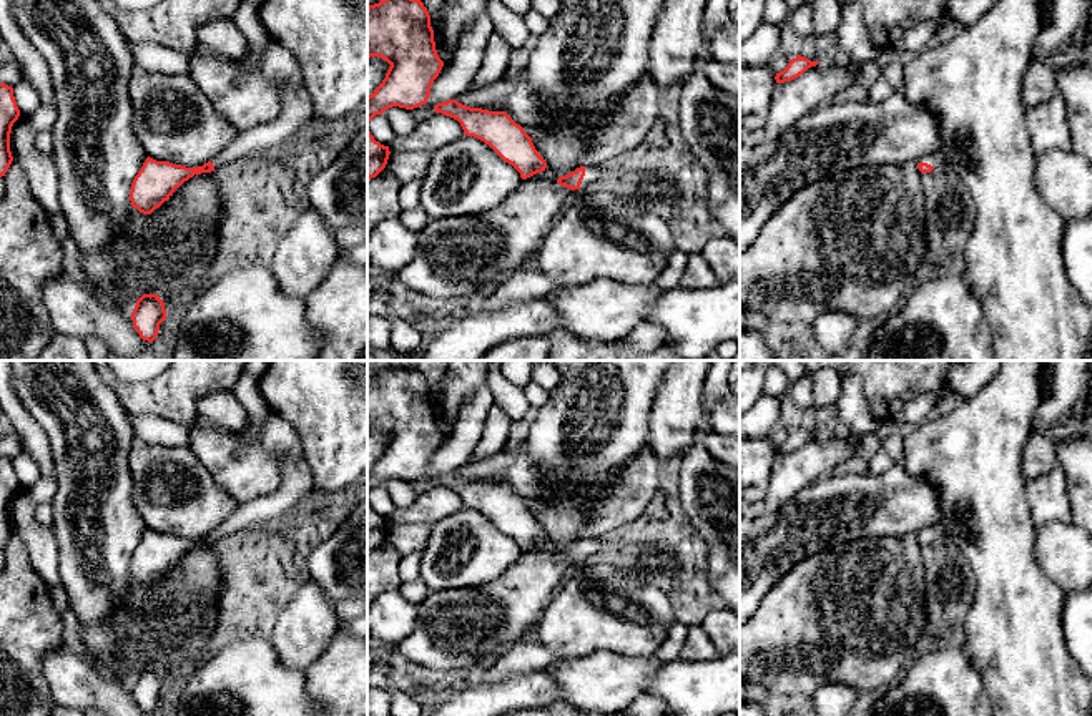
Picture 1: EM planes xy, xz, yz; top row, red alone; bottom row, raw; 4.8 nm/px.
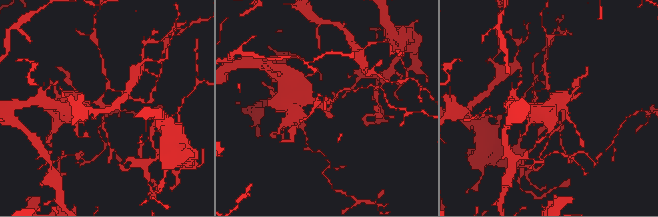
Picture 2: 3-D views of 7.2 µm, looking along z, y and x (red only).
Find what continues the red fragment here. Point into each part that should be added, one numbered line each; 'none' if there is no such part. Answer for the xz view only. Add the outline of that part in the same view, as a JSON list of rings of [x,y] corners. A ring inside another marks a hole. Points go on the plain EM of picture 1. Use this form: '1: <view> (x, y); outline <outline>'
1: xz (592, 545); outline [[[585,538],[585,548],[582,552],[580,562],[598,553],[602,547],[603,547],[602,538]]]

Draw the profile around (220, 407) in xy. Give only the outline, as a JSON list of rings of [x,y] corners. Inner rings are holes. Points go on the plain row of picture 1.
[[[229,392],[211,394],[201,399],[196,409],[199,420],[216,422],[231,432],[241,430],[248,420],[244,407]]]

